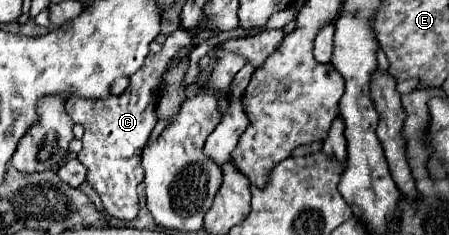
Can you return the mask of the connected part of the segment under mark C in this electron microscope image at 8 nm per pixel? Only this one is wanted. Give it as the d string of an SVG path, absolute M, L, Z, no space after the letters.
M182 29L170 33L162 51L150 53L142 69L130 77L130 85L124 95L112 95L112 99L106 99L104 103L88 103L88 99L68 99L64 103L70 119L84 127L84 147L76 159L88 169L86 181L100 195L102 207L110 217L134 219L138 215L136 187L144 179L140 157L144 143L158 121L156 115L152 115L152 91L156 91L156 83L160 83L160 75L164 73L164 67L168 67L168 59L172 59L180 47L192 49L192 33Z

